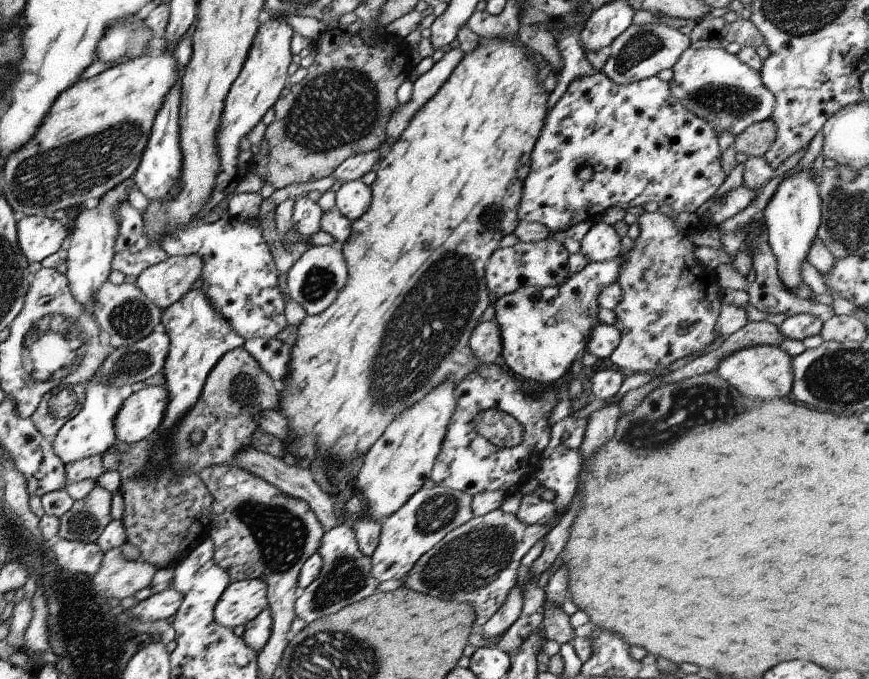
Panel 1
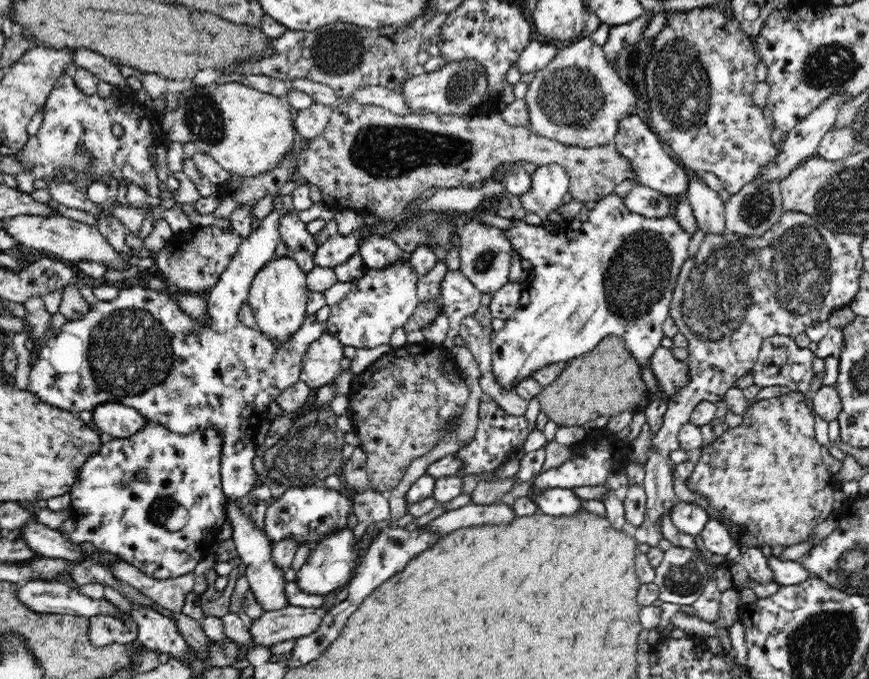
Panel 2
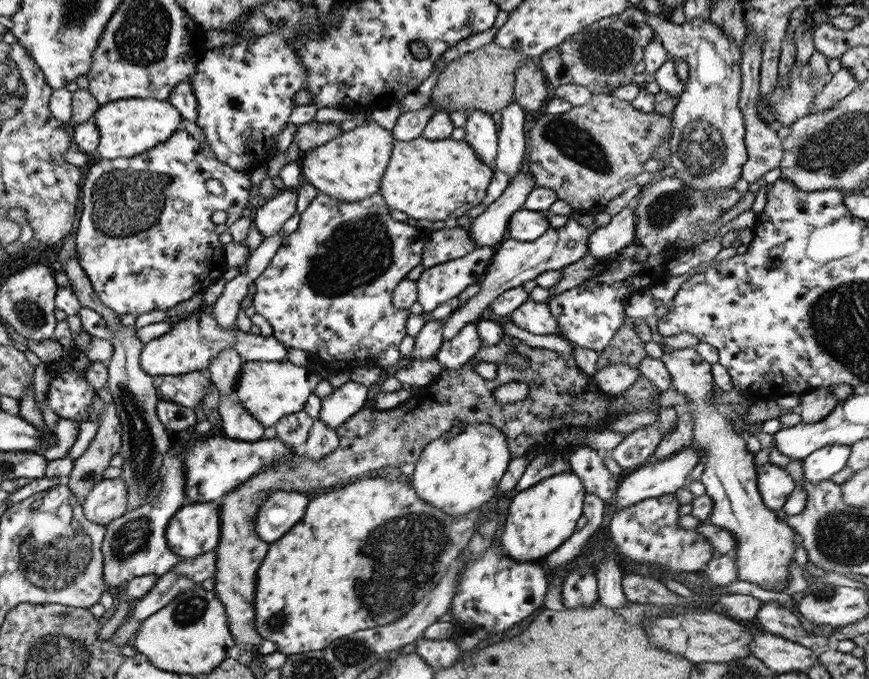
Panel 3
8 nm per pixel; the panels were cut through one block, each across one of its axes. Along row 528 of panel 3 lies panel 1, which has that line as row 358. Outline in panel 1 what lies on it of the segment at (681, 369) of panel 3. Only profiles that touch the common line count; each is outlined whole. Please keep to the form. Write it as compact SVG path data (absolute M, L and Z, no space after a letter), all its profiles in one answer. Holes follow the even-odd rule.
M773 345L752 346L726 356L713 371L739 394L750 399L786 398L792 385L790 354Z

